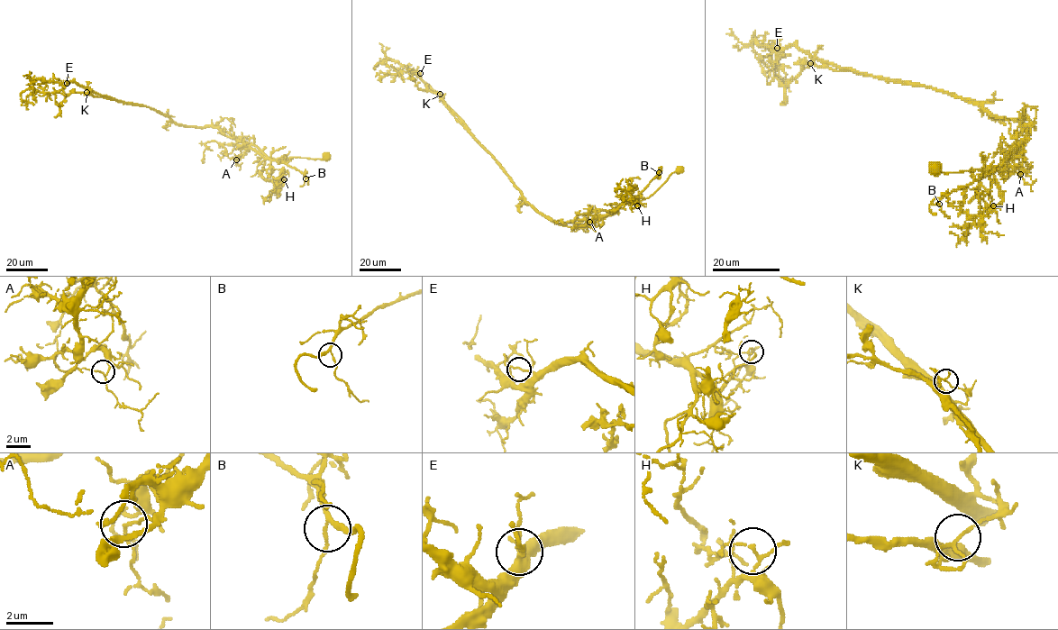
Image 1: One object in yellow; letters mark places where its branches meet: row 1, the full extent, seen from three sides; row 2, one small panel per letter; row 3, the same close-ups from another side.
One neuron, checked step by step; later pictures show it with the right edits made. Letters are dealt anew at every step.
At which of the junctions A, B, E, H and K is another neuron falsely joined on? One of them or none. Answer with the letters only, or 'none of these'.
K

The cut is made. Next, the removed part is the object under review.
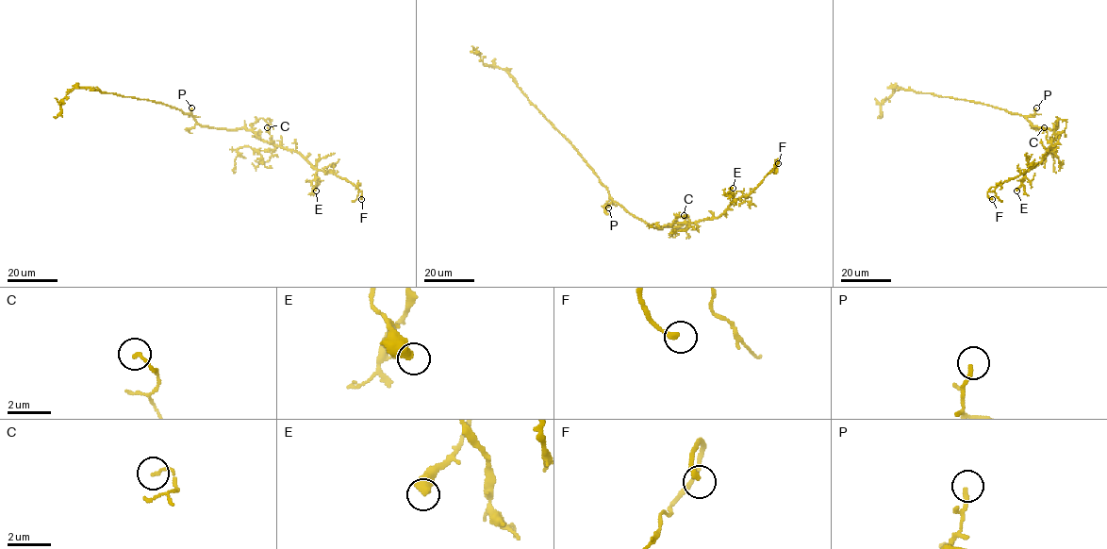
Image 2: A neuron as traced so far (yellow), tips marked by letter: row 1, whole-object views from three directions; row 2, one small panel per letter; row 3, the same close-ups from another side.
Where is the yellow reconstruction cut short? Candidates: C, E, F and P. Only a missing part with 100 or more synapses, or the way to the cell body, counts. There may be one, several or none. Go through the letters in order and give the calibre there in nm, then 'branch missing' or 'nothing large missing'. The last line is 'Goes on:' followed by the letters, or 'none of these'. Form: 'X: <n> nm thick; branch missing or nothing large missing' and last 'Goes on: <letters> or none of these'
C: 130 nm thick; nothing large missing
E: 500 nm thick; nothing large missing
F: 240 nm thick; branch missing
P: 180 nm thick; nothing large missing
Goes on: F

